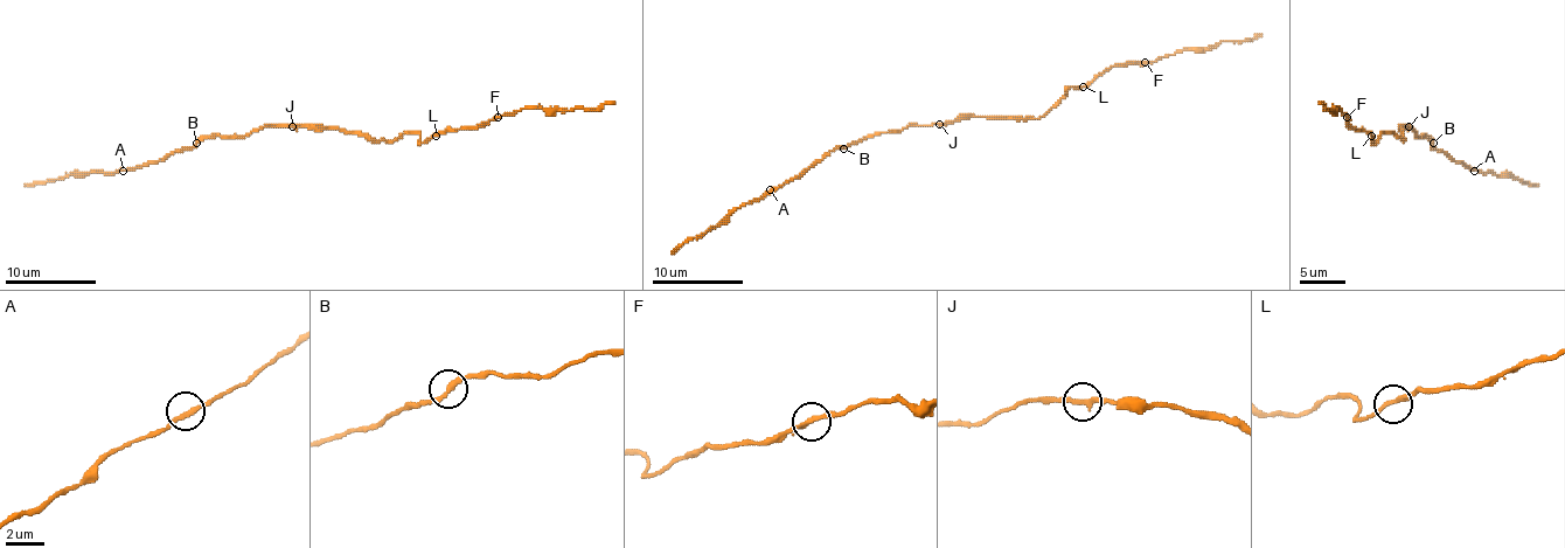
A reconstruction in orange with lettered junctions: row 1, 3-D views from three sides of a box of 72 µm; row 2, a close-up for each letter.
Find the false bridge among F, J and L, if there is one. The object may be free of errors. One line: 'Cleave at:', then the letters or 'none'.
Cleave at: none

